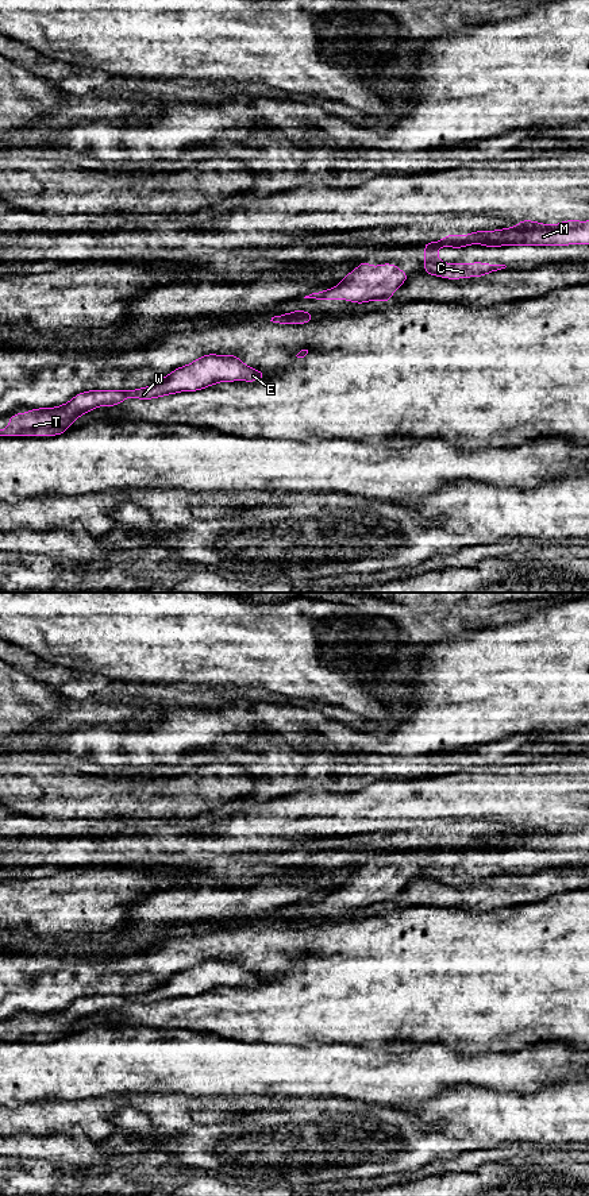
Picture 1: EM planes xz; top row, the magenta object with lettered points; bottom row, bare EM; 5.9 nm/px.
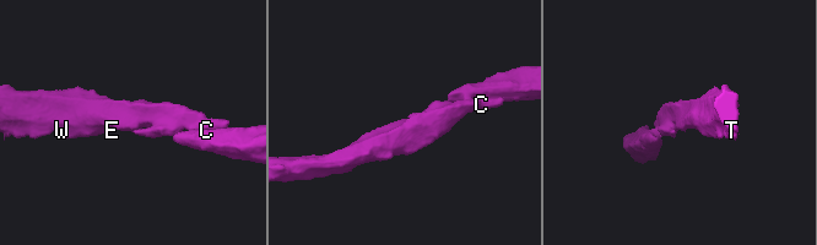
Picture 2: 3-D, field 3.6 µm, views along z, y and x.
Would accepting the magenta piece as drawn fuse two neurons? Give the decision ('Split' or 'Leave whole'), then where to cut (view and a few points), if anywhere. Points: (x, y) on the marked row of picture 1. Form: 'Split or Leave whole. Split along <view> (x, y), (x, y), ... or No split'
Leave whole. No split

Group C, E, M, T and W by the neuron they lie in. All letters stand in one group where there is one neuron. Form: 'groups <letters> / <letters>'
groups C E M T W

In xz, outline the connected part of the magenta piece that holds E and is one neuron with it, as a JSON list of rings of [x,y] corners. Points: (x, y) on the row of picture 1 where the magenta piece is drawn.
[[[207,354],[173,370],[151,386],[135,390],[88,390],[55,408],[38,408],[8,416],[9,425],[0,436],[58,436],[76,420],[99,406],[116,406],[126,398],[153,400],[181,391],[197,391],[219,382],[255,382],[266,373],[251,369],[236,355]]]

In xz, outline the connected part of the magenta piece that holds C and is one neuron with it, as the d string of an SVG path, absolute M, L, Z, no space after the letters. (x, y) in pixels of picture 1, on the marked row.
M520 220L517 225L494 231L474 231L469 235L450 234L438 242L424 244L424 269L430 275L447 279L461 279L482 277L489 273L505 269L505 265L490 265L482 262L473 263L446 263L436 254L438 248L463 248L470 244L485 247L503 246L570 246L589 244L589 220L566 220L559 224L544 224L534 220Z

